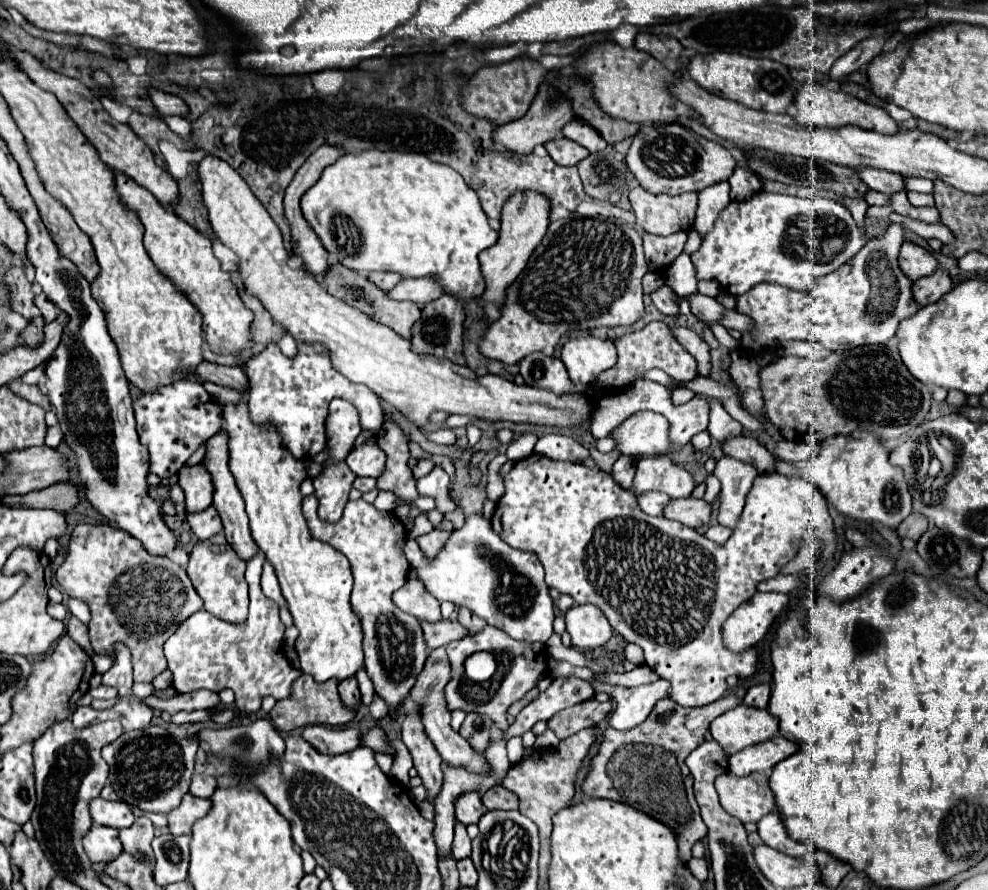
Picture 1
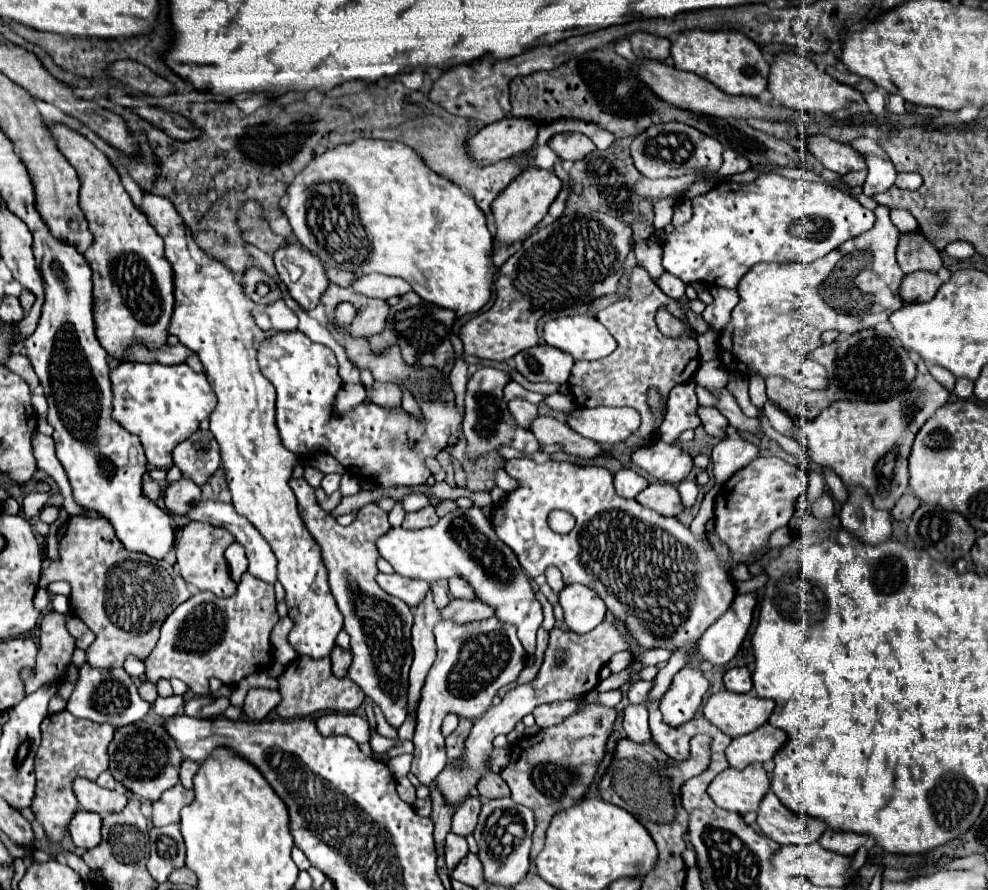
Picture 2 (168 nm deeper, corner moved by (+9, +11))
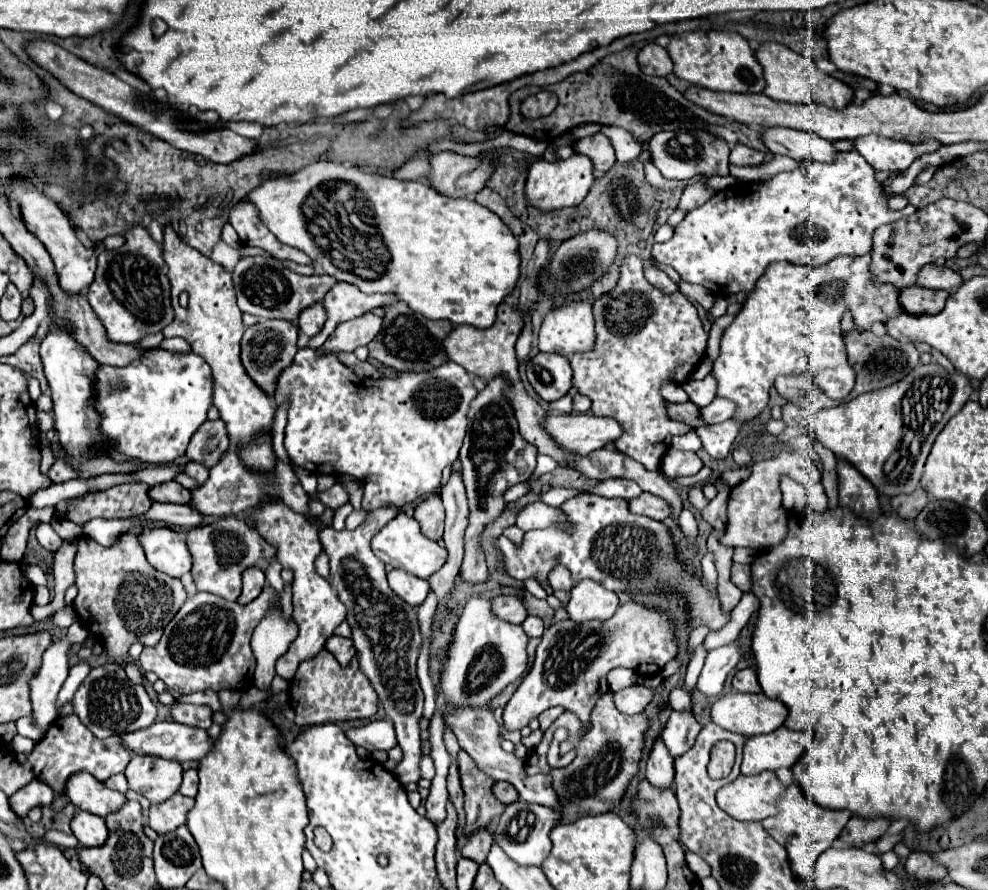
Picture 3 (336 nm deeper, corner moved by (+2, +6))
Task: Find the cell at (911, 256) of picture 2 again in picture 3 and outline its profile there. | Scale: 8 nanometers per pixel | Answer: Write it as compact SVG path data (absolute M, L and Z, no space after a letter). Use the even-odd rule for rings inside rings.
M926 264L918 272L918 286L932 288L932 290L948 290L958 288L962 284L962 278L958 272L954 272L948 266L936 266L936 264Z

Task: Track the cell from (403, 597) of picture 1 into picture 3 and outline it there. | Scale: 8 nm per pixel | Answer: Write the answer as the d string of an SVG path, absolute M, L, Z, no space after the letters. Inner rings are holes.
M392 570L388 574L388 584L410 606L420 606L430 592L426 580L416 578L412 574L406 574L404 570Z

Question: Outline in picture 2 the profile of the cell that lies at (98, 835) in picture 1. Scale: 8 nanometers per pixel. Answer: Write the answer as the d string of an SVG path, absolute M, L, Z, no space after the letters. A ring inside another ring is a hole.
M77 811L69 823L73 843L81 849L93 849L101 841L101 817L89 811Z

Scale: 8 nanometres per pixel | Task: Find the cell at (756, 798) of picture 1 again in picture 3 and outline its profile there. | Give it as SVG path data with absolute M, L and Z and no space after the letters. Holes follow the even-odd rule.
M774 772L756 776L740 774L734 782L716 792L718 806L736 820L764 820L776 814L776 802L784 794L784 786Z

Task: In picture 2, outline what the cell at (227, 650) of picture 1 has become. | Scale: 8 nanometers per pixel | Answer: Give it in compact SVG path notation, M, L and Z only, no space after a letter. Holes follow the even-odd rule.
M245 573L237 593L229 599L219 599L213 593L199 591L181 603L161 625L161 639L153 653L143 661L147 681L181 679L193 693L205 695L209 679L217 677L223 685L237 685L247 675L271 663L269 633L279 621L275 609L273 585Z

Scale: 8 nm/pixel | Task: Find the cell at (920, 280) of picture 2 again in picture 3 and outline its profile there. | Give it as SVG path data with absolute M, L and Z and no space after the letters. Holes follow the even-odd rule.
M908 286L900 290L900 304L910 314L938 314L950 292L946 290L930 290L920 286Z

